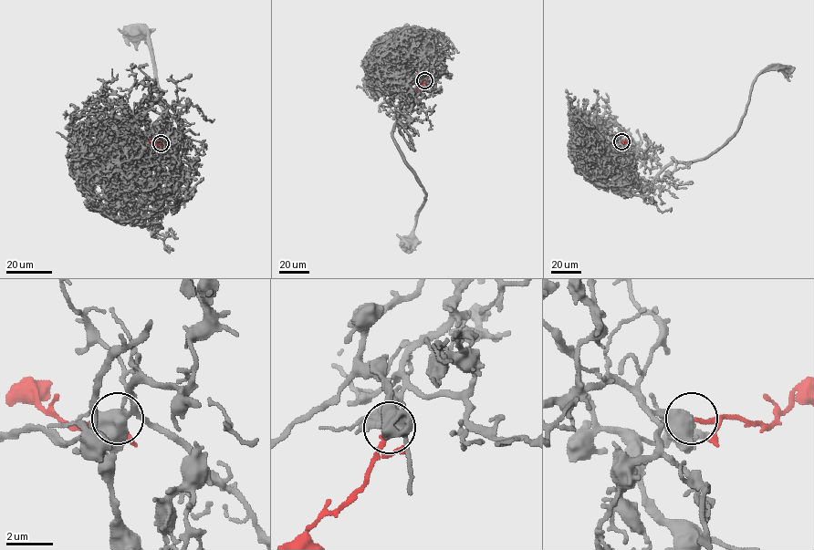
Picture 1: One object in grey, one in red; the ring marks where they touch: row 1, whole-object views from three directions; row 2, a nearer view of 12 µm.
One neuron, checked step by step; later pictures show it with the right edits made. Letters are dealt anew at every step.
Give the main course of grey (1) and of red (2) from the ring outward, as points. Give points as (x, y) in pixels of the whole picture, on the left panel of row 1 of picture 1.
1: (161, 143), (166, 127), (130, 178), (128, 211), (112, 173), (145, 157), (161, 129), (151, 43), (133, 33)
2: (161, 143), (149, 140)

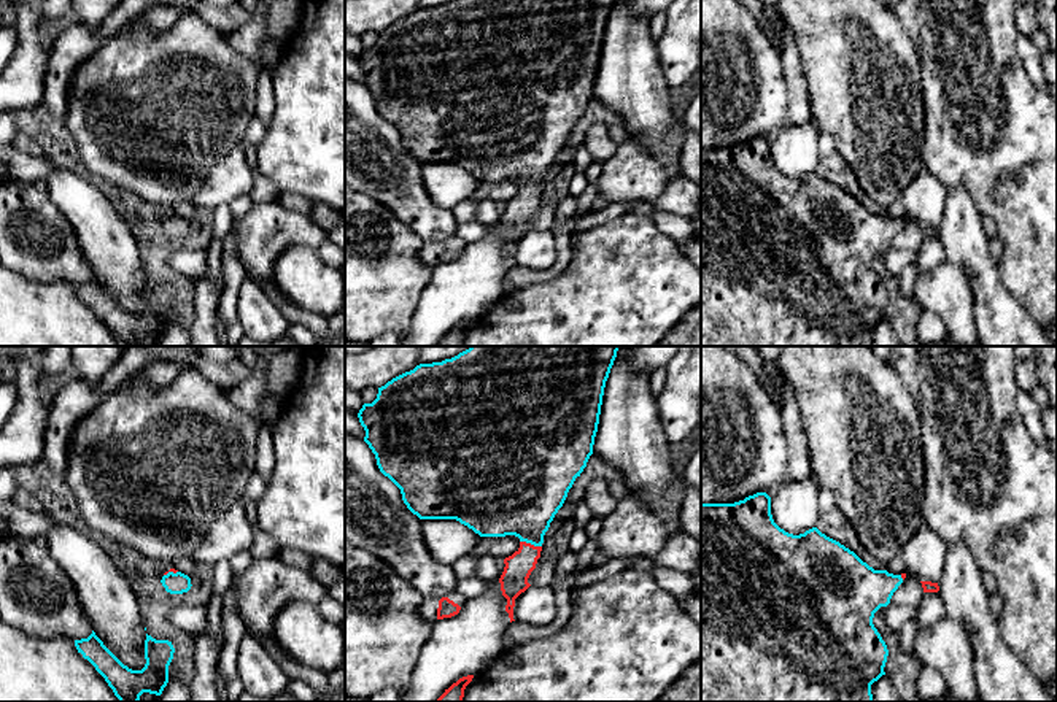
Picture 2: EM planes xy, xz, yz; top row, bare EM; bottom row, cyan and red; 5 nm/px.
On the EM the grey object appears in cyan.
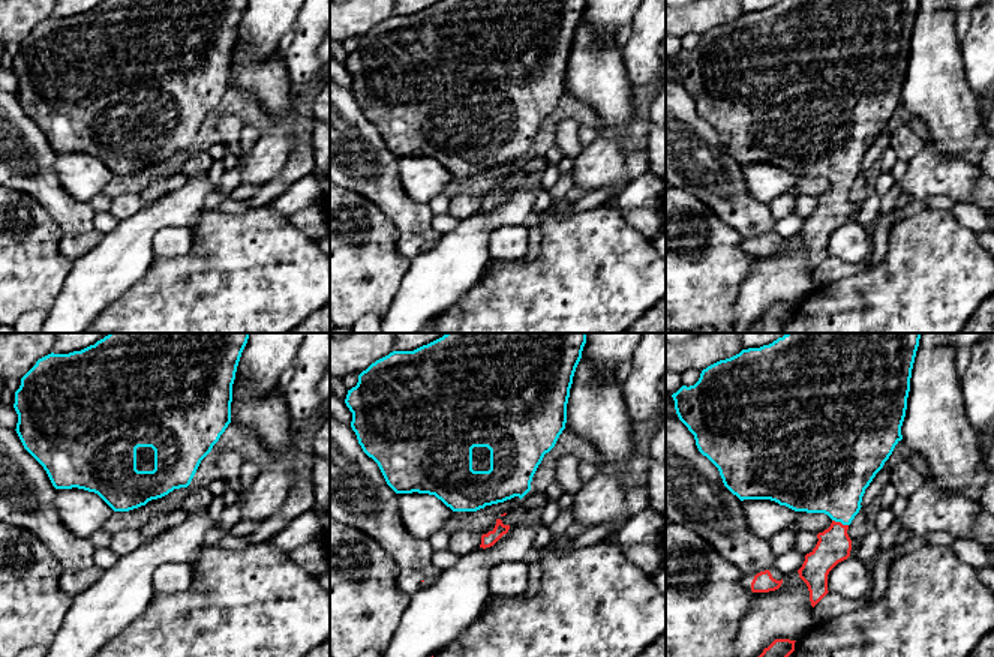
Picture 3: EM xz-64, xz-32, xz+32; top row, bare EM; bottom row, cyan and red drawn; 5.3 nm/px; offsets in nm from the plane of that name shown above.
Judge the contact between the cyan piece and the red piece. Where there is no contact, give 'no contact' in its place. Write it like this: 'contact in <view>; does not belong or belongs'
contact in xz; belongs

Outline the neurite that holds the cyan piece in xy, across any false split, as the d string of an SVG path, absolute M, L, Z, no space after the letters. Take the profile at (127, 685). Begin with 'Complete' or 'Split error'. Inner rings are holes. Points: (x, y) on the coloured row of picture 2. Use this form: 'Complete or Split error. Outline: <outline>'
Complete. Outline: M94 631L87 638L75 640L75 646L105 678L119 702L138 702L143 692L161 696L168 683L168 665L175 653L168 640L156 640L146 634L146 664L141 670L124 665Z

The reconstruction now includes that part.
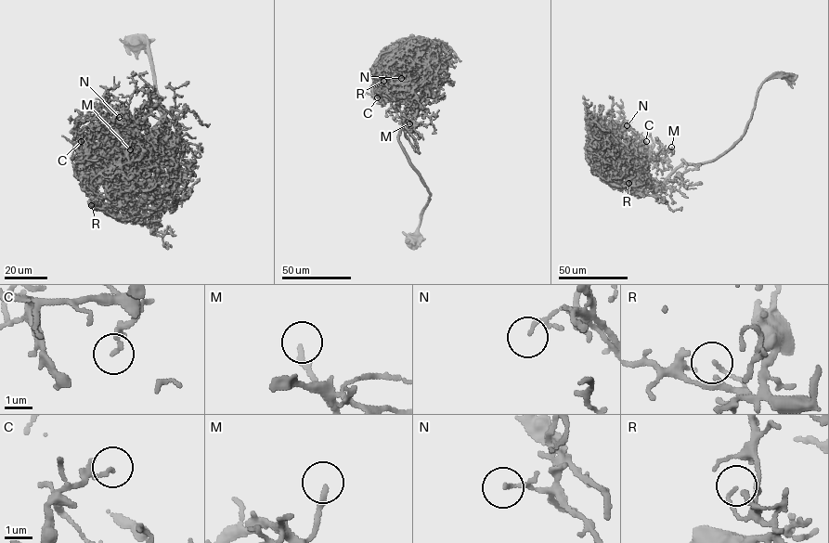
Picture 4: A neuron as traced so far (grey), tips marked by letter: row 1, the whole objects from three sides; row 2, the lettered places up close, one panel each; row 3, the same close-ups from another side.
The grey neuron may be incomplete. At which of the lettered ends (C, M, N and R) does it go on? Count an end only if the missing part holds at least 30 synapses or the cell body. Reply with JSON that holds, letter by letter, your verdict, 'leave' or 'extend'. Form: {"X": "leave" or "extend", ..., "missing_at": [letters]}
{"C": "extend", "M": "leave", "N": "leave", "R": "leave", "missing_at": ["C"]}

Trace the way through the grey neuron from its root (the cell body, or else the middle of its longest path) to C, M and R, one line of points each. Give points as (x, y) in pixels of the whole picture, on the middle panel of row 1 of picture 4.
C: (411, 239), (429, 191), (398, 139), (409, 91), (397, 82), (398, 91), (381, 80), (377, 97)
M: (411, 239), (429, 191), (398, 139), (409, 91), (397, 82), (398, 91), (381, 80), (380, 92), (409, 123)
R: (411, 239), (429, 191), (398, 139), (409, 91), (394, 78), (388, 86), (383, 81)

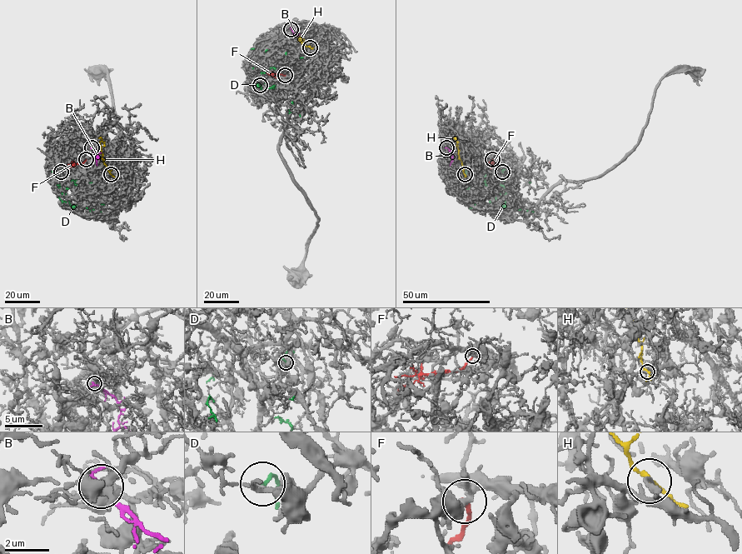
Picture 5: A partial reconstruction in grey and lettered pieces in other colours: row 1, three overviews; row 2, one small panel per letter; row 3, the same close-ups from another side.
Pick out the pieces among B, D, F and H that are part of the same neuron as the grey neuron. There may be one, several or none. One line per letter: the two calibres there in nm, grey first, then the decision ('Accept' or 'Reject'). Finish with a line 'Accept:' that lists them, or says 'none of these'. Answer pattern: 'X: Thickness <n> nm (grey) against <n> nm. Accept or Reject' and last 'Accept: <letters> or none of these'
B: Thickness 110 nm (grey) against 140 nm. Reject
D: Thickness 170 nm (grey) against 140 nm. Reject
F: Thickness 240 nm (grey) against 160 nm. Reject
H: Thickness 160 nm (grey) against 200 nm. Reject
Accept: none of these

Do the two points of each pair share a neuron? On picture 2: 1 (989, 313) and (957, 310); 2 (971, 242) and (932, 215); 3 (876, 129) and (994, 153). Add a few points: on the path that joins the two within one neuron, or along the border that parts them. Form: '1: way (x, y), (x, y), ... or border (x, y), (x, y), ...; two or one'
1: border (967, 275), (971, 285), (973, 323), (976, 329); two
2: border (946, 191), (941, 221), (936, 226); two
3: border (922, 100), (922, 162), (925, 167); two

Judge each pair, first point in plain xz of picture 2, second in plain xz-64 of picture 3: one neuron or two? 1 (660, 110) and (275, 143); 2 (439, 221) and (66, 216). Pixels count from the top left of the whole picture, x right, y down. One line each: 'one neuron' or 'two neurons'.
1: two neurons
2: one neuron

